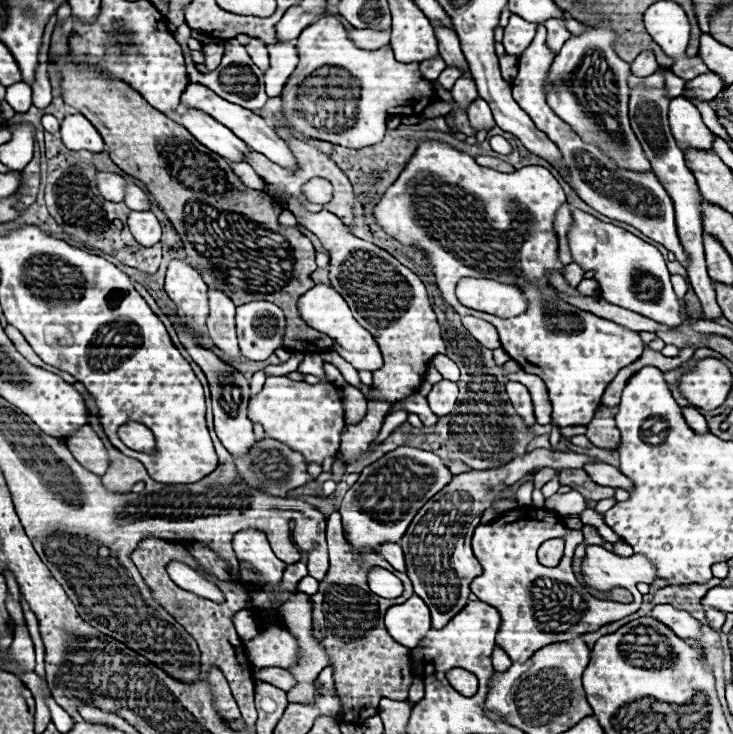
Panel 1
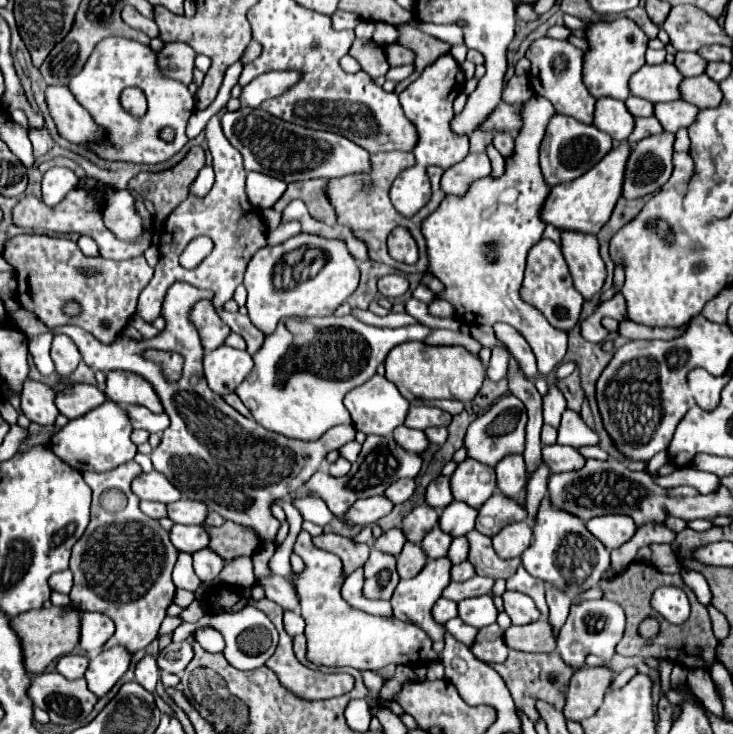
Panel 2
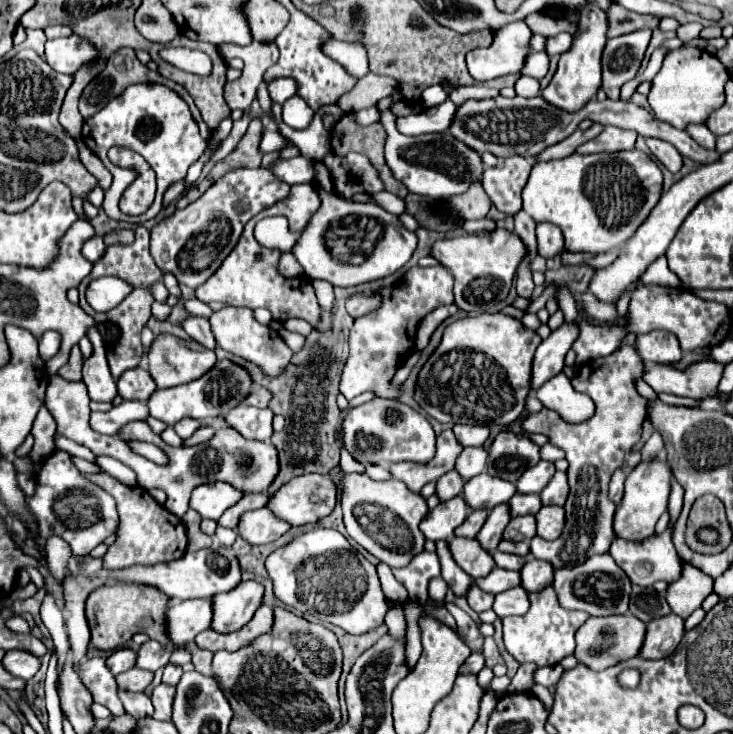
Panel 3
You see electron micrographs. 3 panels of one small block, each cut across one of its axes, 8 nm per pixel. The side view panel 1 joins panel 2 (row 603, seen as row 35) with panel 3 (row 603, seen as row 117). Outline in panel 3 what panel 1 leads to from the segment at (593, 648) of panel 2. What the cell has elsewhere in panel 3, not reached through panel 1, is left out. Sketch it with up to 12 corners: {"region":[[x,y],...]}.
{"region":[[610,554],[554,572],[560,606],[628,614],[630,582]]}

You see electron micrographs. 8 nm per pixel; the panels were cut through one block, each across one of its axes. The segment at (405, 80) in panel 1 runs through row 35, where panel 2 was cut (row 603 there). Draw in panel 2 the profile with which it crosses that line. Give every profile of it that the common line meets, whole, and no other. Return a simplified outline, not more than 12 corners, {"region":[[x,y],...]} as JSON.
{"region":[[300,530],[296,592],[308,660],[428,664],[426,632],[352,608],[342,562]]}

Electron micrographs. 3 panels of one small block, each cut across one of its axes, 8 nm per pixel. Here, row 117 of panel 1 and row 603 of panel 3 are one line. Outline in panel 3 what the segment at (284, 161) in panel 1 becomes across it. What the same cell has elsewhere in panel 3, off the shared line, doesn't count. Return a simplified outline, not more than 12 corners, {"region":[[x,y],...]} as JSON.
{"region":[[258,582],[212,596],[210,628],[240,630],[262,604]]}

